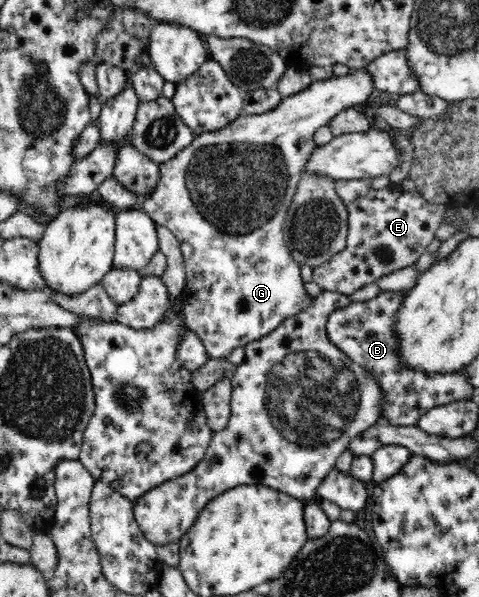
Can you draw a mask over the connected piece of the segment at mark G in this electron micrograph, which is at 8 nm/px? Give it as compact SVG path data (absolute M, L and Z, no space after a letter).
M366 67L358 69L349 69L349 72L344 76L331 76L327 80L313 81L307 86L306 90L298 92L293 96L284 98L281 104L263 114L253 114L253 116L242 114L233 122L227 124L223 130L217 132L203 132L198 134L193 140L193 144L189 144L189 148L183 148L179 154L176 154L171 160L164 163L158 163L158 181L155 185L154 191L147 194L143 202L142 210L158 225L169 228L171 232L178 238L180 248L183 253L184 267L186 270L186 288L184 289L182 297L183 316L187 326L197 333L197 336L203 341L207 354L211 359L221 360L228 358L229 354L246 344L259 340L262 336L273 332L283 320L295 316L298 312L308 307L308 304L313 300L311 297L305 295L303 289L303 277L300 273L300 264L293 259L290 248L286 245L286 240L283 236L283 226L288 213L288 208L292 203L295 191L298 187L298 182L304 173L305 166L309 162L309 158L313 156L315 148L315 132L323 126L328 126L330 120L333 120L339 112L348 107L362 108L366 100L371 96L375 90L375 82L371 72Z

